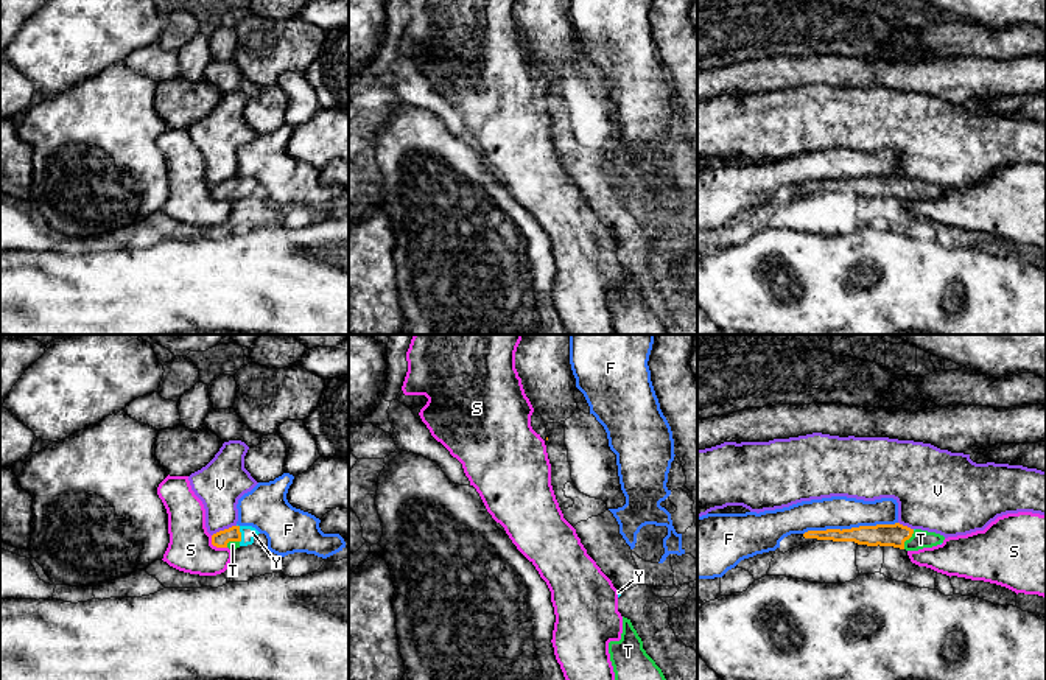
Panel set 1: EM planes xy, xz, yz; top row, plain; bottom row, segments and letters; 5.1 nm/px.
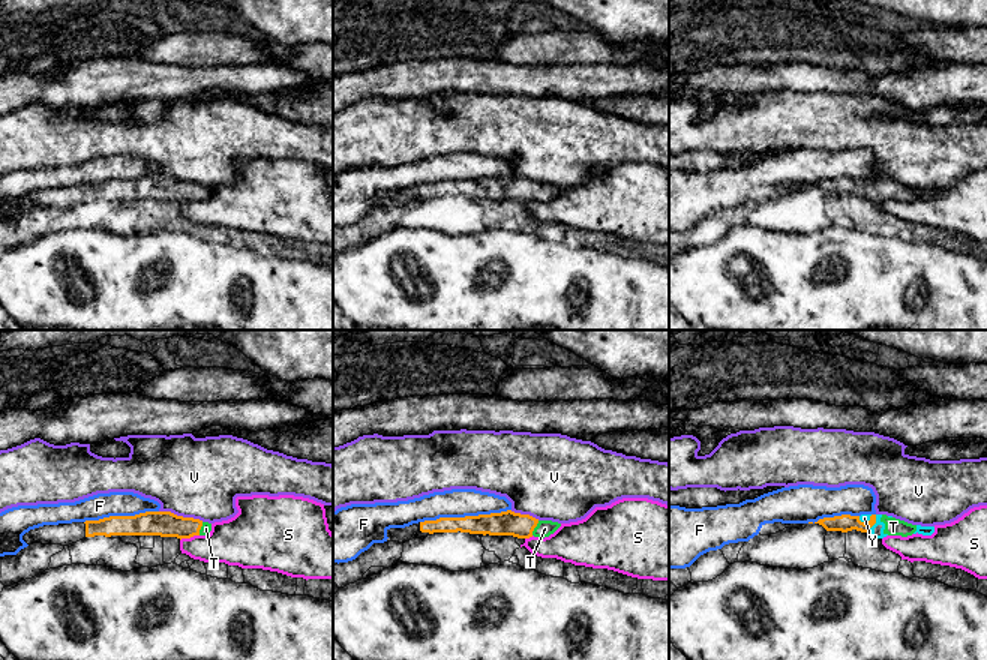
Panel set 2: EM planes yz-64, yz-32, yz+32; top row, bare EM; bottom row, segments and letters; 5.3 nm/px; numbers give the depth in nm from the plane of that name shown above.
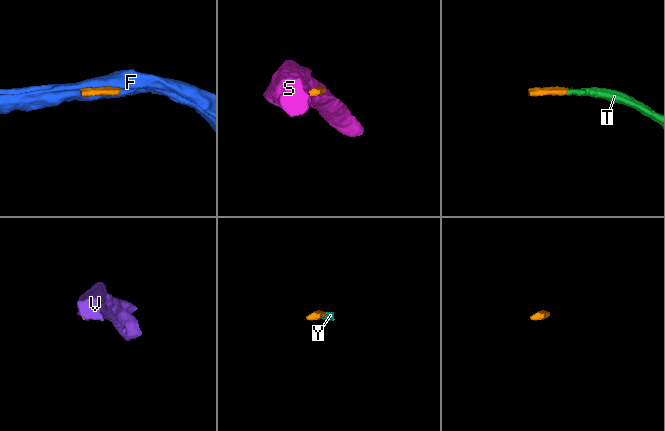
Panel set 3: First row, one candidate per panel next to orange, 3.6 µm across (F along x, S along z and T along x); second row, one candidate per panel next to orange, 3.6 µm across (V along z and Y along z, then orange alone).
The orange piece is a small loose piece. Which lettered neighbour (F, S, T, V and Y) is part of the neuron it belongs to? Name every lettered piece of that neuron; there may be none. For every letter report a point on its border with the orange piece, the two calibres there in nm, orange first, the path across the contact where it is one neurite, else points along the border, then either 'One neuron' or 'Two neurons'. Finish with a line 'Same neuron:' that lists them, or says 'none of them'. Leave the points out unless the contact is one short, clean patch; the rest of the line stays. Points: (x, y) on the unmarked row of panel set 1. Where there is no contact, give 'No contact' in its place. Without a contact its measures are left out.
F: Touches orange at yz (852, 179). Thickness 120 nm (orange) against 180 nm. Two neurons
S: Touches orange at xy (215, 196). Thickness 80 nm (orange) against 240 nm. Boundary: xy (210, 187), (214, 196), (226, 199). Two neurons
T: Touches orange at yz (906, 190). Thickness 120 nm (orange) against 100 nm. One neuron
V: Touches orange at xy (224, 181). Thickness 80 nm (orange) against 240 nm. Two neurons
Y: Touches orange at xy (240, 185). Thickness 80 nm (orange) against 80 nm. One neuron
Same neuron: T, Y

